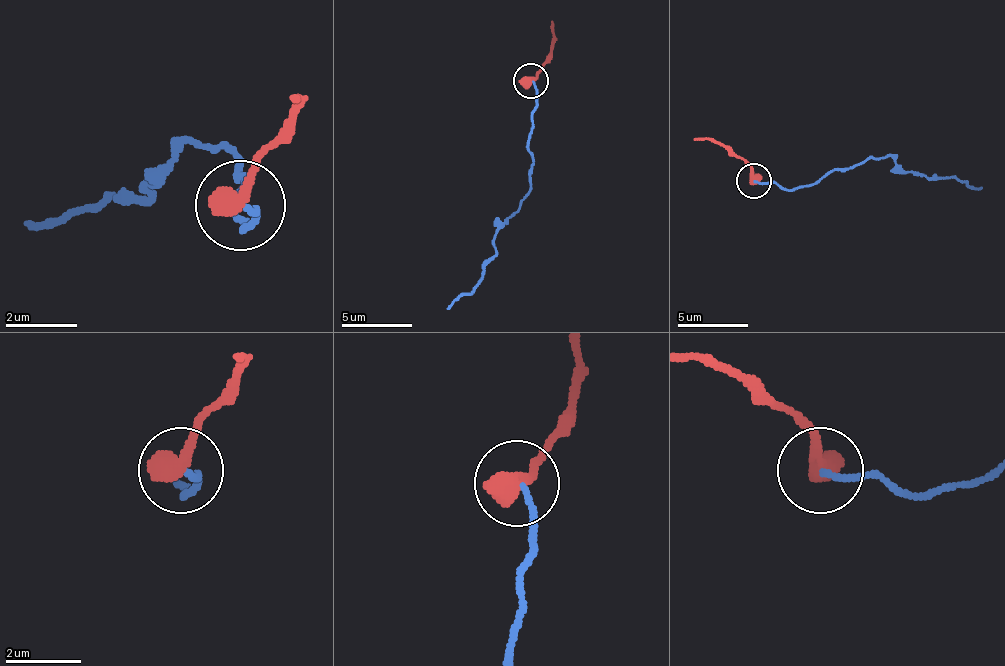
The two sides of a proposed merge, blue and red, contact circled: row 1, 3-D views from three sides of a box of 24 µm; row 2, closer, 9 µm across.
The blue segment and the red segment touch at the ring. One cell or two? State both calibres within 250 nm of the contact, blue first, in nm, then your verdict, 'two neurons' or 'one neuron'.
calibres 140 and 600 nm; one neuron

